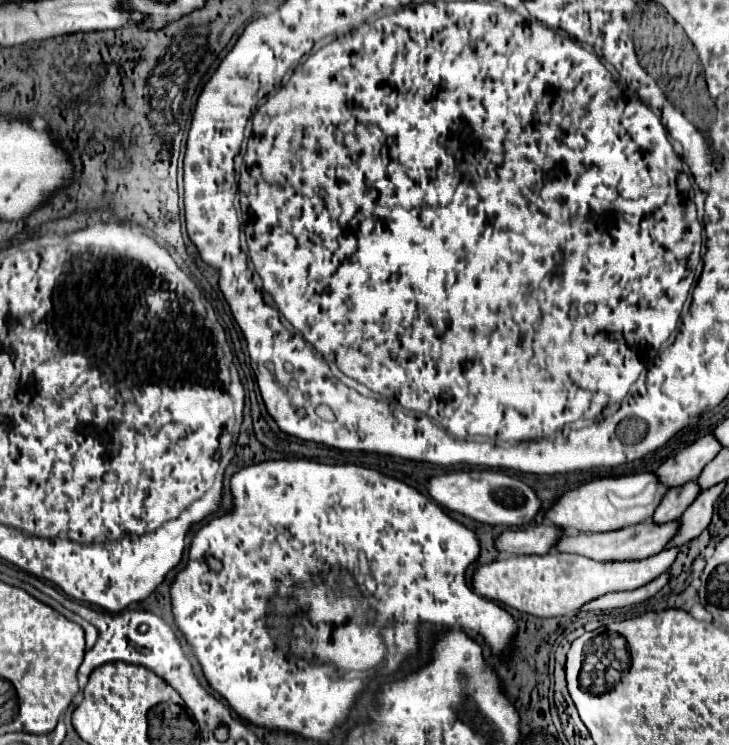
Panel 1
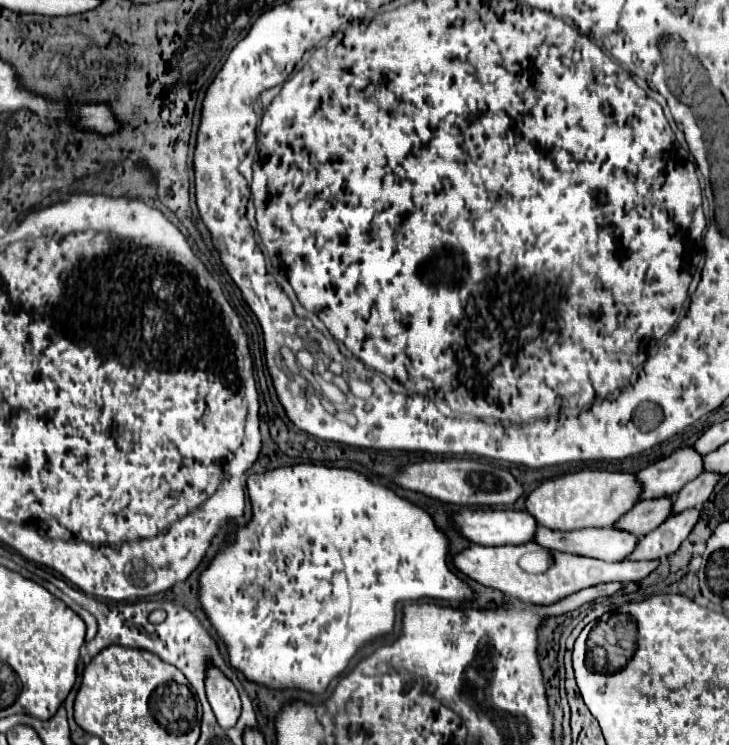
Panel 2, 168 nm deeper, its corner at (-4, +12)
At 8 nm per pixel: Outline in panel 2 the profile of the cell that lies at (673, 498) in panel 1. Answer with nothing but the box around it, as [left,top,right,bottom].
[614,498,672,536]

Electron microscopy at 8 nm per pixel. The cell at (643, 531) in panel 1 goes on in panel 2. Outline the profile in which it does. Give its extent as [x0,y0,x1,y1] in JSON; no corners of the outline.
[534,526,636,562]

